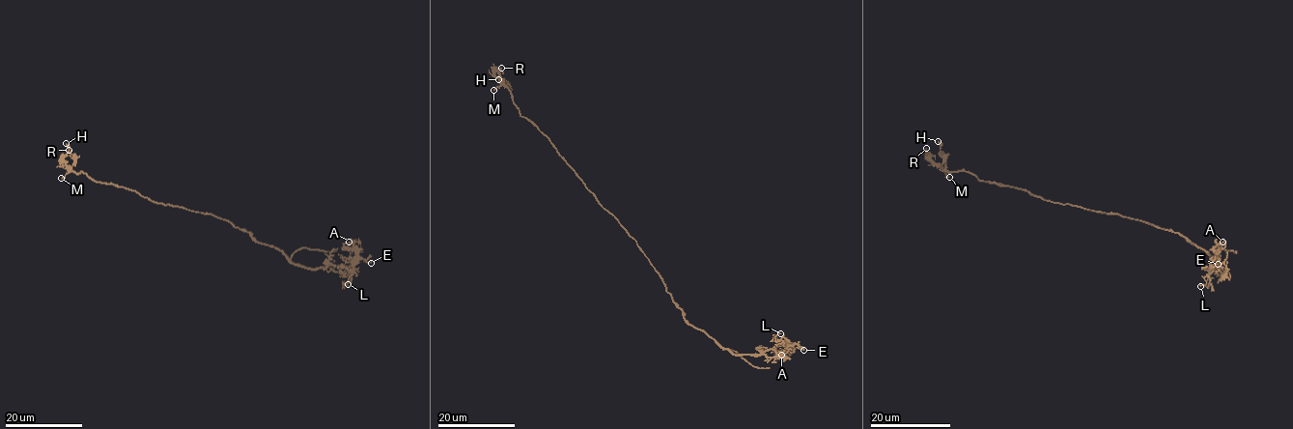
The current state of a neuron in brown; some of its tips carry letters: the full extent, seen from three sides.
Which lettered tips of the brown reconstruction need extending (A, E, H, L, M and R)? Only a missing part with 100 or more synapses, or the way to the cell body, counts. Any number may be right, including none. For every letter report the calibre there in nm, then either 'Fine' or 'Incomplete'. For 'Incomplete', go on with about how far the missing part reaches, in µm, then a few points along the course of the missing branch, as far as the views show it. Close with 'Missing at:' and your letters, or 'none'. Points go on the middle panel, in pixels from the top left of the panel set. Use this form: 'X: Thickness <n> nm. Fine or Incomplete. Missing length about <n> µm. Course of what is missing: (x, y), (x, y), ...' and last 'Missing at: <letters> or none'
A: Thickness 180 nm. Fine
E: Thickness 120 nm. Fine
H: Thickness 220 nm. Fine
L: Thickness 120 nm. Fine
M: Thickness 120 nm. Fine
R: Thickness 170 nm. Fine
Missing at: none

